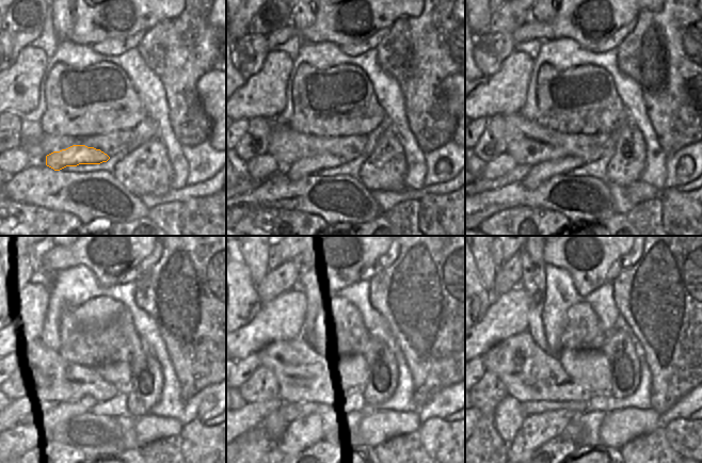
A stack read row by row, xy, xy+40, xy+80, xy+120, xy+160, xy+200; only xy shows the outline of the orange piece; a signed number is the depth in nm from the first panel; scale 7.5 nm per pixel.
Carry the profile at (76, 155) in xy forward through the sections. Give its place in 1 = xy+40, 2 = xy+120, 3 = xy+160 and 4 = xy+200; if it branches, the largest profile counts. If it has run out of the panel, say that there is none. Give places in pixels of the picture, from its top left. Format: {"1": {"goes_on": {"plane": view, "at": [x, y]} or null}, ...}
{"1": {"goes_on": {"plane": "xy+40", "at": [313, 165]}}, "2": {"goes_on": {"plane": "xy+120", "at": [54, 425]}}, "3": {"goes_on": {"plane": "xy+160", "at": [304, 422]}}, "4": {"goes_on": {"plane": "xy+200", "at": [537, 429]}}}

